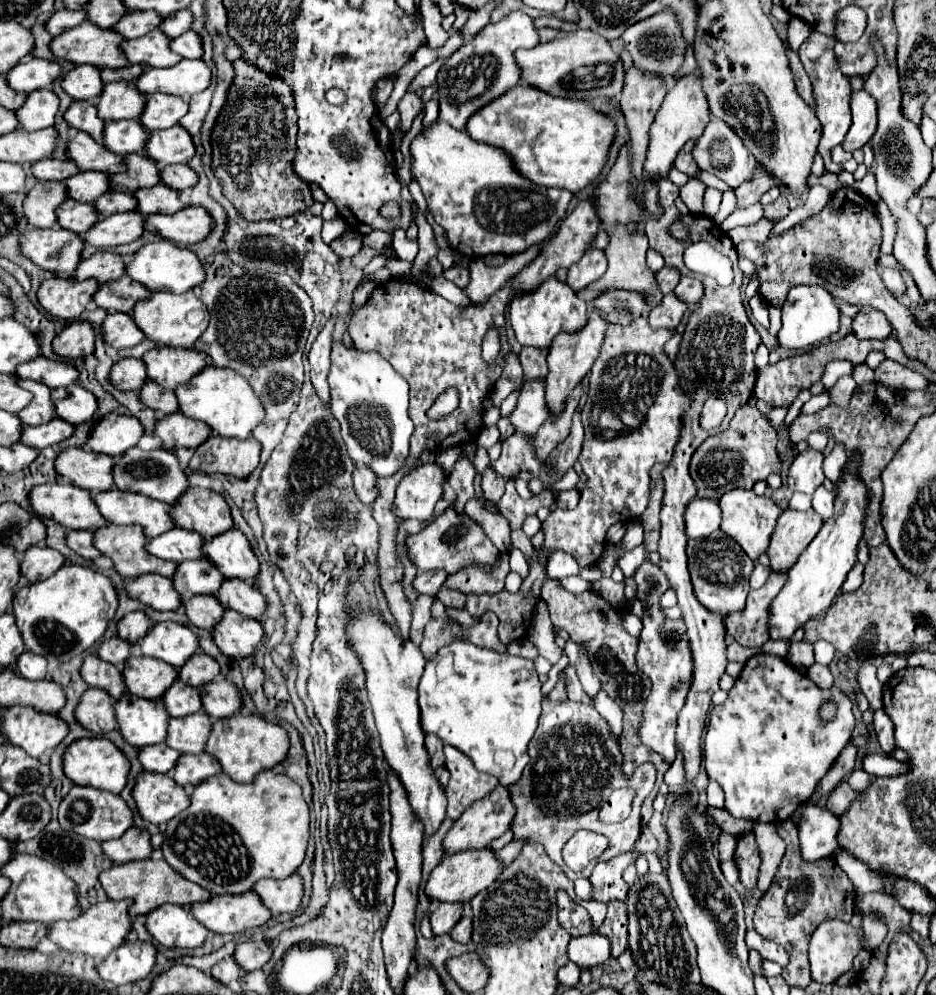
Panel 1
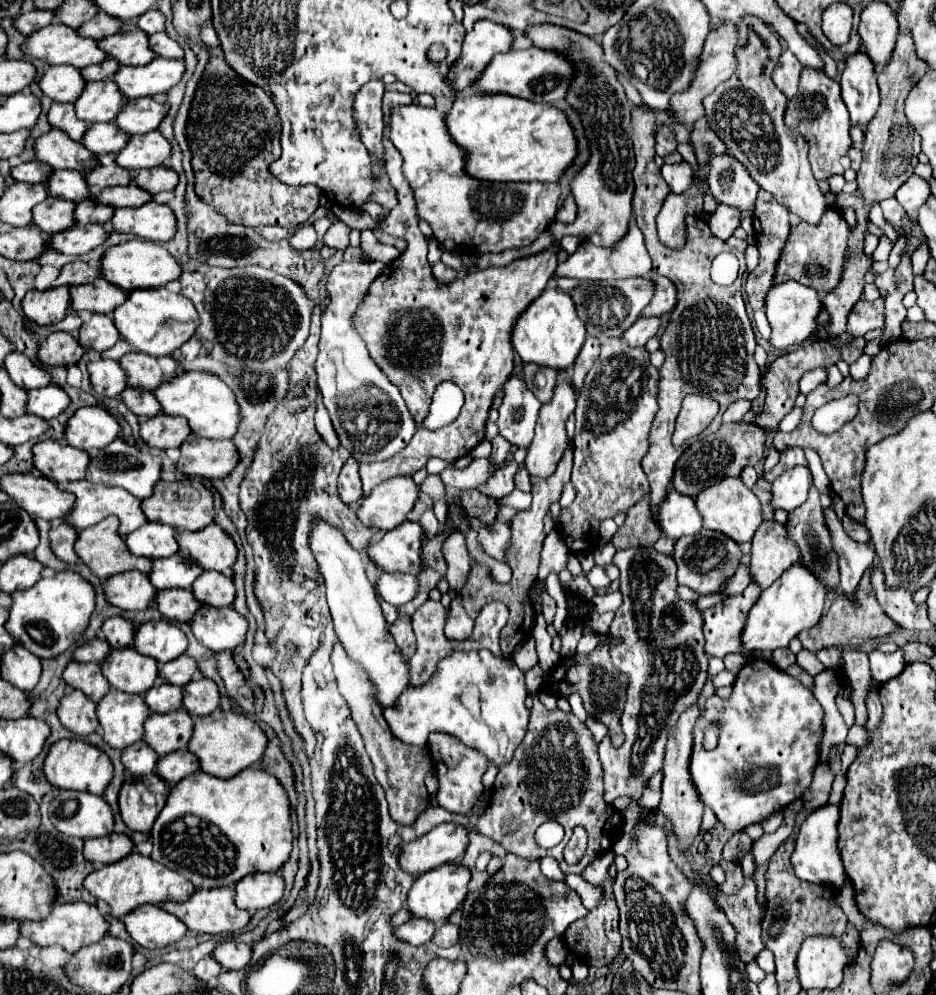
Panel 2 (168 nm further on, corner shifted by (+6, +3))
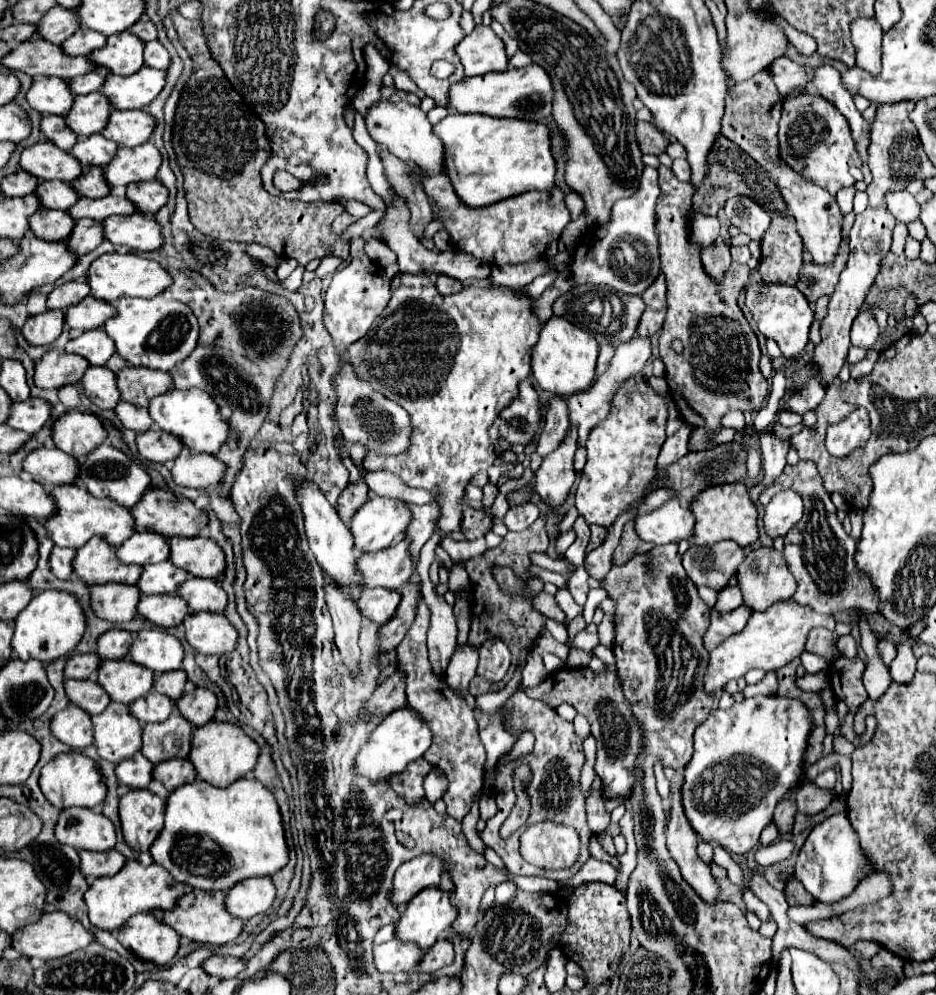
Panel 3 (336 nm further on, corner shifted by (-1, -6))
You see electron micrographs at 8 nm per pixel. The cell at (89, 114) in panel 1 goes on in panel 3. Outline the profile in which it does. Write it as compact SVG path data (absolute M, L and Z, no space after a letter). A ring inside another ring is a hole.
M42 116L40 132L46 136L46 140L54 142L60 150L66 152L78 142L78 136L72 130L68 130L62 116Z

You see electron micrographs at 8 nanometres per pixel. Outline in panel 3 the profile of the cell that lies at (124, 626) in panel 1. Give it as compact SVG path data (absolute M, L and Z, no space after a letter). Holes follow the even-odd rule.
M108 630L98 638L96 654L102 660L118 660L128 654L132 644L132 634L126 630Z

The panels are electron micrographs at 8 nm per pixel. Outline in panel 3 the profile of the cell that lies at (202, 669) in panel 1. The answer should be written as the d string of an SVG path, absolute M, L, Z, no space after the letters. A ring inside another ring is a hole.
M172 670L166 674L160 674L160 678L154 680L154 690L158 694L164 694L172 700L178 700L184 694L184 684L186 684L186 672L184 670Z

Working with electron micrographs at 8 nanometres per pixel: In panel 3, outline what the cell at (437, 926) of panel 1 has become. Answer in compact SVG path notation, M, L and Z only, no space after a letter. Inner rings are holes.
M390 940L386 944L374 946L374 966L378 972L410 972L422 960L422 950L412 942Z

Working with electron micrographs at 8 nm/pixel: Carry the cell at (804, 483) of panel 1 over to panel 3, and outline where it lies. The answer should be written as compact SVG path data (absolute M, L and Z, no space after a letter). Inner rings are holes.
M794 490L778 492L776 498L766 506L764 532L770 538L784 536L802 518L802 498Z

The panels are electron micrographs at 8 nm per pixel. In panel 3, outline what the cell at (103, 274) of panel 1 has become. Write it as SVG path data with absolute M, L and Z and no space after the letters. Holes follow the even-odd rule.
M66 282L58 288L54 288L48 294L46 300L46 308L54 308L54 310L66 310L72 304L78 304L82 298L86 298L90 294L90 286L84 282Z

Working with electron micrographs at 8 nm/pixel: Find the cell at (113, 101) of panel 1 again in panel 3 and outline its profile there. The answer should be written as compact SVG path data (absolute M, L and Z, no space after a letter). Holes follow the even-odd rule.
M90 92L74 98L74 106L64 116L66 126L76 132L76 136L86 138L102 130L112 114L112 104L102 92Z

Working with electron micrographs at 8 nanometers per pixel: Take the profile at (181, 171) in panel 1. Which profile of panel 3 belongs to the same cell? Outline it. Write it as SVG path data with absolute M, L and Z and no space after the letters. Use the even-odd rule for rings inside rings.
M158 180L134 182L134 184L126 186L126 198L134 204L134 208L140 214L154 214L166 204L168 190Z

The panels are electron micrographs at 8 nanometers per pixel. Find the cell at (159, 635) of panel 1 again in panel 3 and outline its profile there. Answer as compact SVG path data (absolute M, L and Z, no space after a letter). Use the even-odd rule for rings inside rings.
M142 630L130 646L130 658L154 674L162 674L180 670L184 648L172 634L162 630Z

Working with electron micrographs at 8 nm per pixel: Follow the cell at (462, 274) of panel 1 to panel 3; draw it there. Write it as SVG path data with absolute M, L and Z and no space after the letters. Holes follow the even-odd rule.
M438 276L436 280L436 288L442 296L450 296L450 294L456 294L462 290L462 284L454 278L446 278L446 276Z

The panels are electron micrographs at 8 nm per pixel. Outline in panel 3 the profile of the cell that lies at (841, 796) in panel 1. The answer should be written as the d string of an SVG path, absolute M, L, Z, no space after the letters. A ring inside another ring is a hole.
M804 782L798 786L798 792L796 792L796 806L798 806L798 812L800 814L818 814L822 812L830 800L832 800L832 794L830 790L822 790L810 782Z

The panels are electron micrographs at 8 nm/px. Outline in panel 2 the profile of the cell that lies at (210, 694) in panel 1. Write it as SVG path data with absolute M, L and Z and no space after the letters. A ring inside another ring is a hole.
M211 679L191 681L183 689L183 705L191 715L203 717L207 713L213 713L215 709L219 709L219 701L219 689Z

